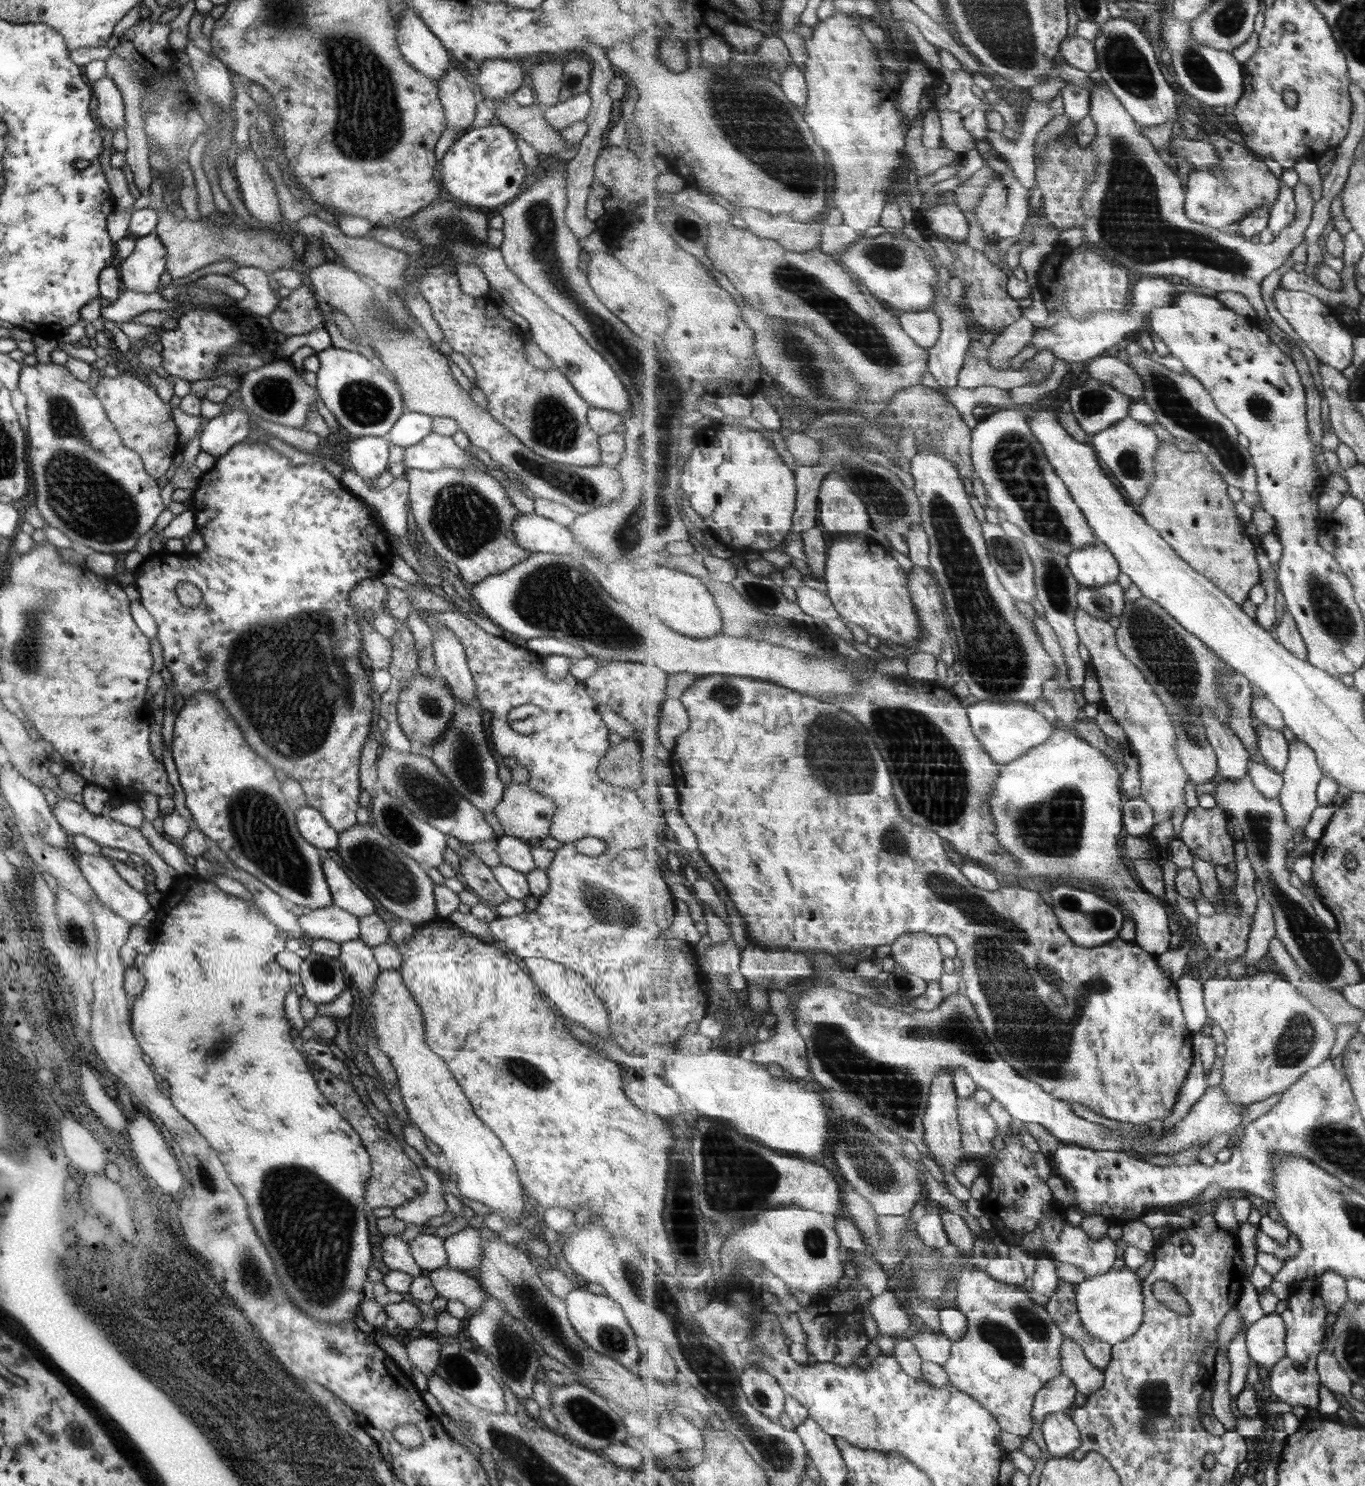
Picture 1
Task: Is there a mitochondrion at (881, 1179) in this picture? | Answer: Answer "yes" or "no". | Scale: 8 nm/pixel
yes

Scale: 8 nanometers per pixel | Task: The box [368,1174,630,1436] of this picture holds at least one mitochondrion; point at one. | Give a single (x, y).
(538, 1311)

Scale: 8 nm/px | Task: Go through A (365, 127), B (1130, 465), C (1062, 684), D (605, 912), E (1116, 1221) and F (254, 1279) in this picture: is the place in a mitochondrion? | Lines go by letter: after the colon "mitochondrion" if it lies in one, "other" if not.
A: mitochondrion
B: mitochondrion
C: other
D: mitochondrion
E: other
F: mitochondrion

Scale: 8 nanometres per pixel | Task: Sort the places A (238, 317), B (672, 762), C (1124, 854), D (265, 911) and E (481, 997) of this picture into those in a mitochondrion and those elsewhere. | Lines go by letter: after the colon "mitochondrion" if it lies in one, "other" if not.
A: other
B: other
C: other
D: other
E: other

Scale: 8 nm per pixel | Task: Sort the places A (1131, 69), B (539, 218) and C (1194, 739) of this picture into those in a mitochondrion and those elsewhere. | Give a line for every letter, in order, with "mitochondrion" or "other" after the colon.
A: mitochondrion
B: mitochondrion
C: mitochondrion

